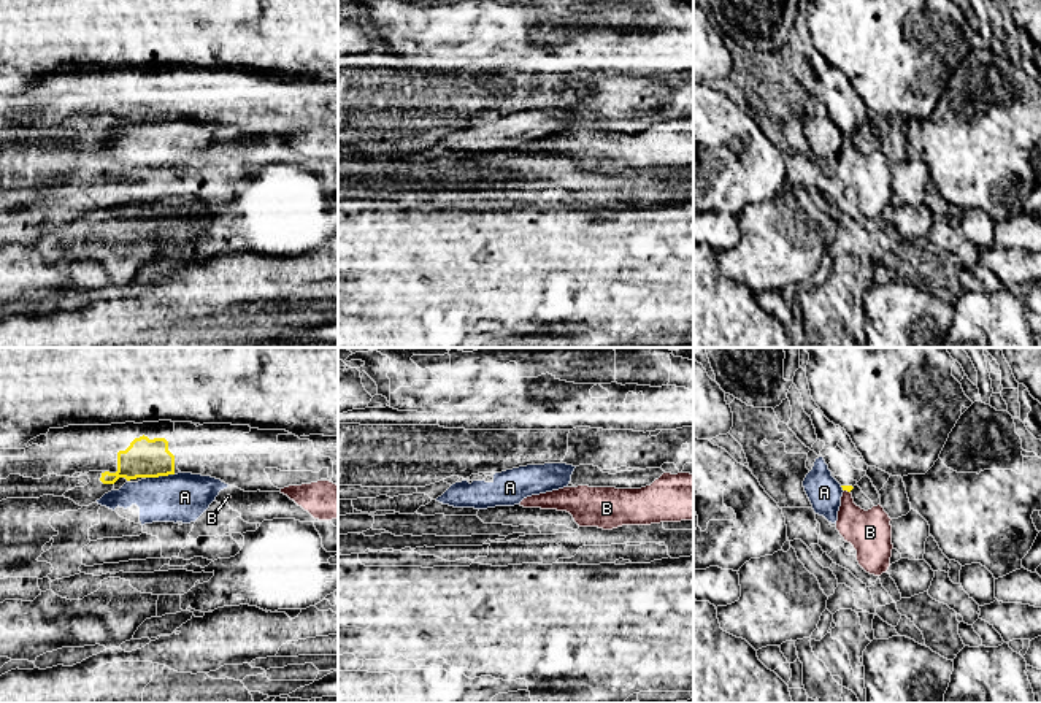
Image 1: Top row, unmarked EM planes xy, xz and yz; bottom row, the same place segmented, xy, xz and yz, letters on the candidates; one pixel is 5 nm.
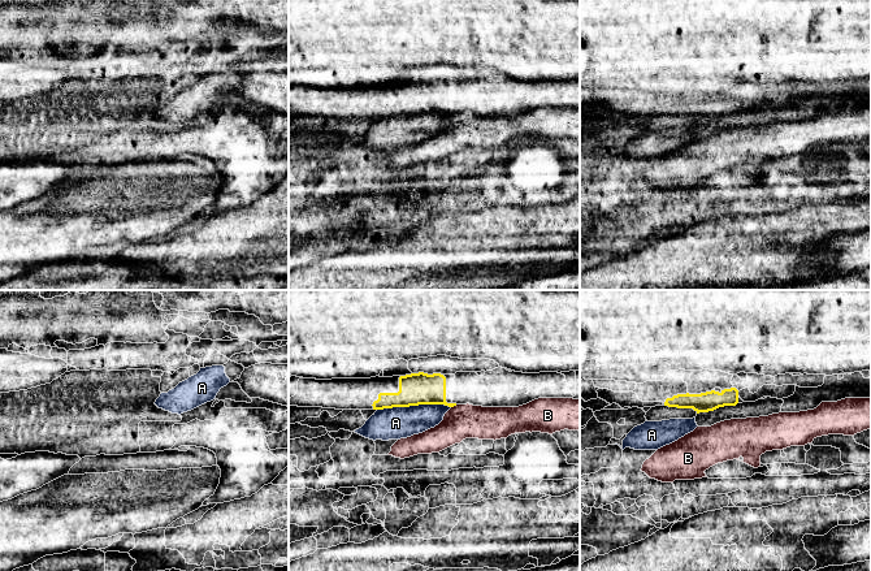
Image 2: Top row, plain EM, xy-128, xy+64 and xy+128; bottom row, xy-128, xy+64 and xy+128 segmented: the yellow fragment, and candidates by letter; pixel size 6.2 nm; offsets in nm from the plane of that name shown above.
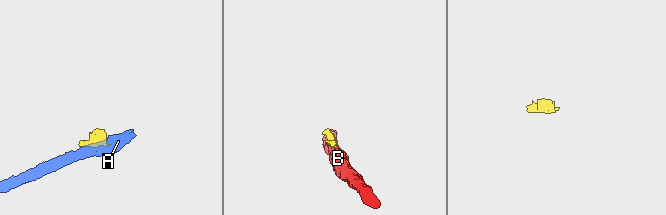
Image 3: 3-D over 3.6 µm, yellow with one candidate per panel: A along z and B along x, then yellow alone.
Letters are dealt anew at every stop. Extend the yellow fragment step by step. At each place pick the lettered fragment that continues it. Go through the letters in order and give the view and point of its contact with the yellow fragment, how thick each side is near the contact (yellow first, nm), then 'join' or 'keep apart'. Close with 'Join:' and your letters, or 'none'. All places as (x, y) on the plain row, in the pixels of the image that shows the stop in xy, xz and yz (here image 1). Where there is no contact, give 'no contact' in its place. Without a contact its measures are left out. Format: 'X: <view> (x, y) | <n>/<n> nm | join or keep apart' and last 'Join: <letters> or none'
A: xy (159, 119) | 200/240 nm | keep apart
B: yz (848, 135) | 30/220 nm | keep apart
Join: none

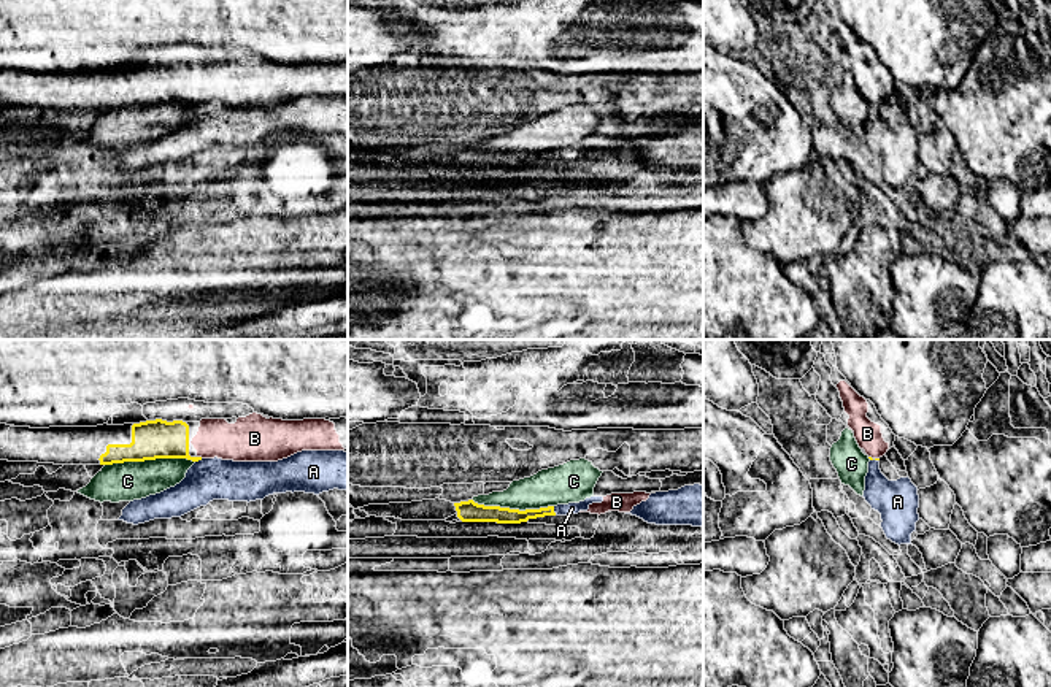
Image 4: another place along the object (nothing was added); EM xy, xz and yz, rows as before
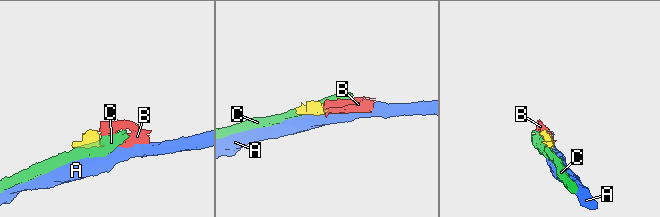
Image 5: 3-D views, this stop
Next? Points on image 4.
A: xz (553, 154) | 80/60 nm | keep apart
B: xy (200, 102) | 190/220 nm | join
C: xy (150, 103) | 200/200 nm | keep apart
Join: B

